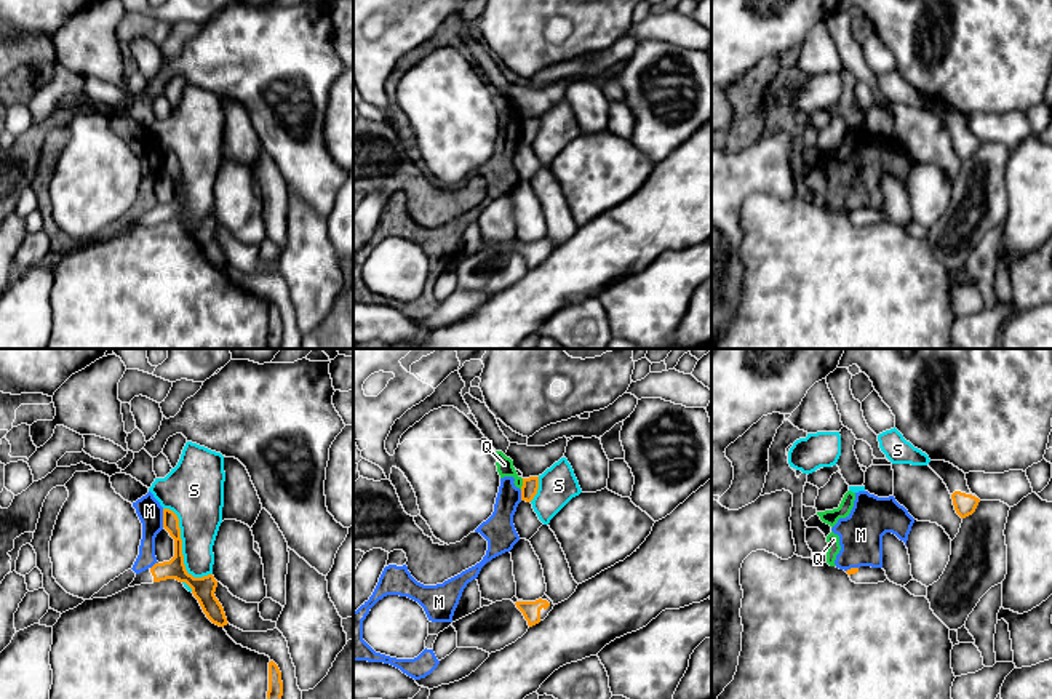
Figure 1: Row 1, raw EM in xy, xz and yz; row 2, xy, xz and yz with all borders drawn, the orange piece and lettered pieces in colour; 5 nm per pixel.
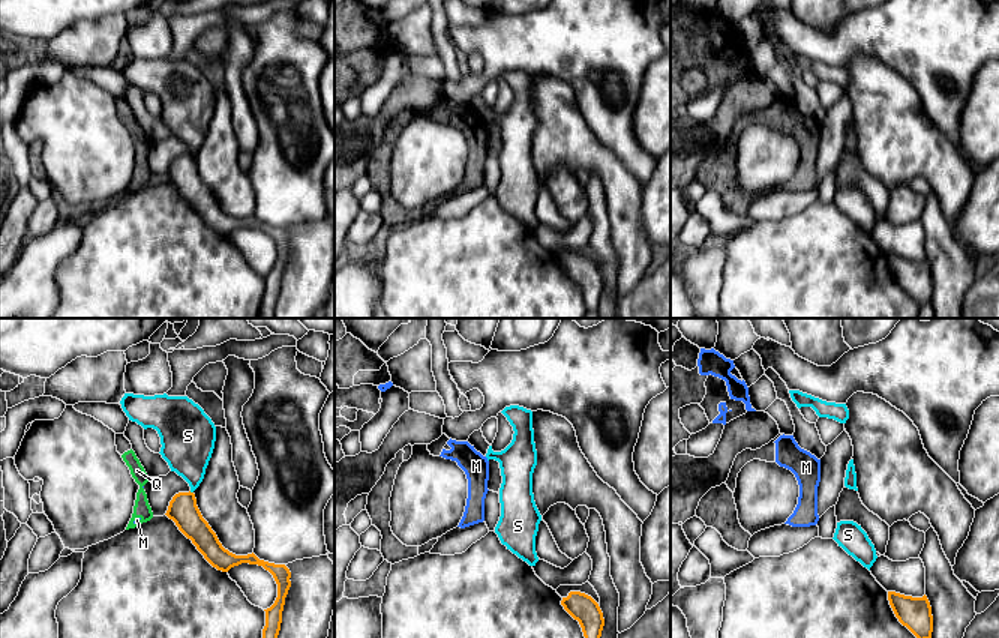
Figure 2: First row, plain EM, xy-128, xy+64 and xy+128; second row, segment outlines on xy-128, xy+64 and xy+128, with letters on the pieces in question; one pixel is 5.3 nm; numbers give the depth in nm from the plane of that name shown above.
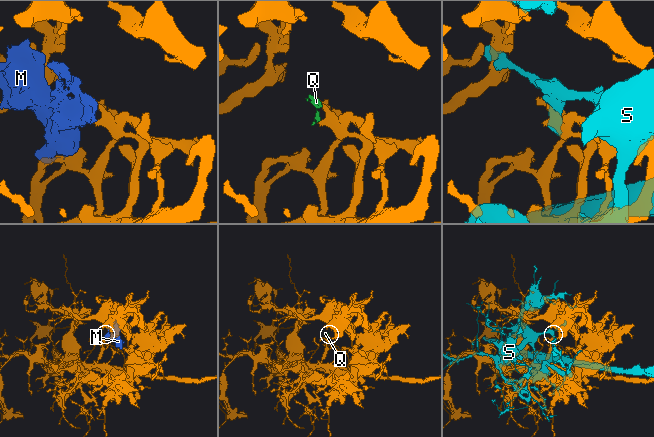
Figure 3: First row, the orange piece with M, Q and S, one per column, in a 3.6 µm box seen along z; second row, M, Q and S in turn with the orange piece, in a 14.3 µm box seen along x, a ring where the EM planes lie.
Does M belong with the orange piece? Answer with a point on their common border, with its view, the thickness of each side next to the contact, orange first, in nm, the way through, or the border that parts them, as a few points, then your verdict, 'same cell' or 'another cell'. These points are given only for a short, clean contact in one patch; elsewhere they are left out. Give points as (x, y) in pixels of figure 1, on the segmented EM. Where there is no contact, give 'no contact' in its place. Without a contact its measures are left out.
contact xy (163, 519); calibres 90 and 130 nm; another cell

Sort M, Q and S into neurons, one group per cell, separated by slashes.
M Q / S

